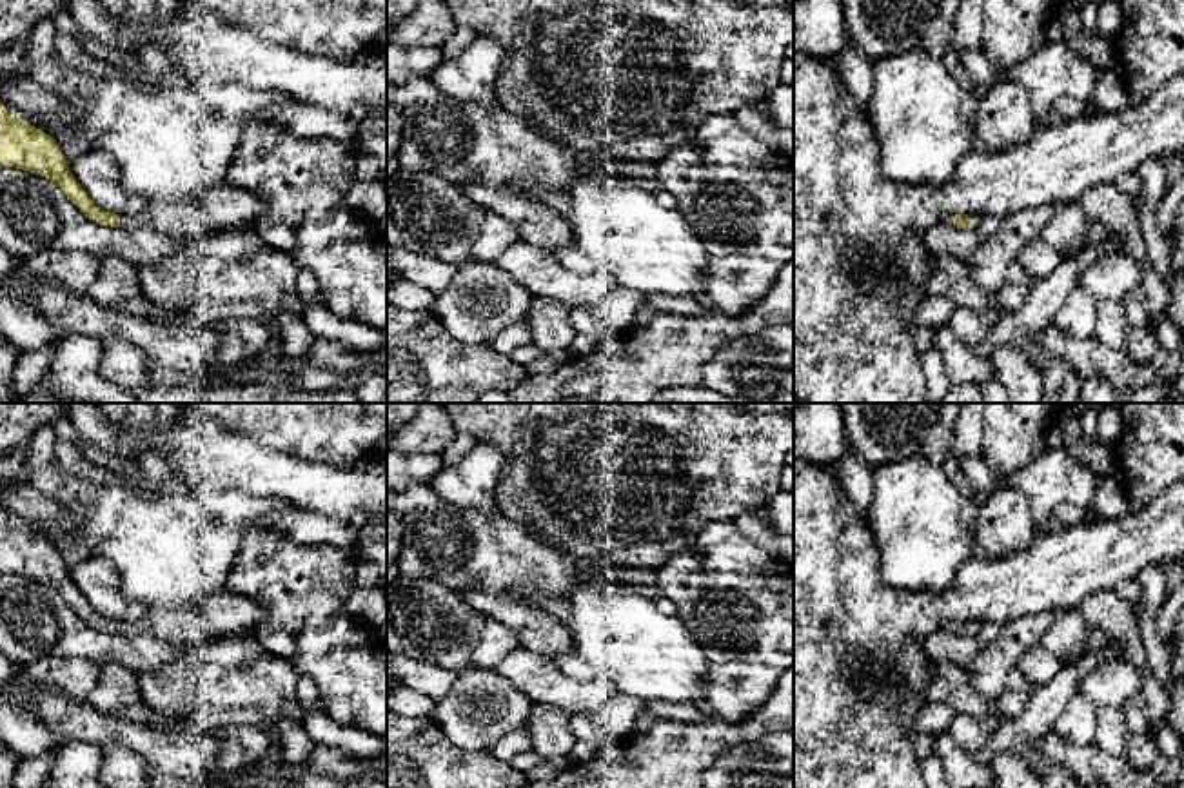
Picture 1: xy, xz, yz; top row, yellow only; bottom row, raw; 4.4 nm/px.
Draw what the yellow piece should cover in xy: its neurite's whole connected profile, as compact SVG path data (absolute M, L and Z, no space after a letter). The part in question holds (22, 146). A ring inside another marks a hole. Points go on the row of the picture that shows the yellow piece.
M2 102L0 167L24 169L54 182L89 220L100 225L147 227L174 240L249 225L265 207L256 194L222 183L183 202L151 200L143 202L138 212L107 212L96 207L76 182L56 140L13 114Z

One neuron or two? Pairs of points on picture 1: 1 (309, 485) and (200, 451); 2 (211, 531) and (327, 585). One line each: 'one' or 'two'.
1: one
2: two

